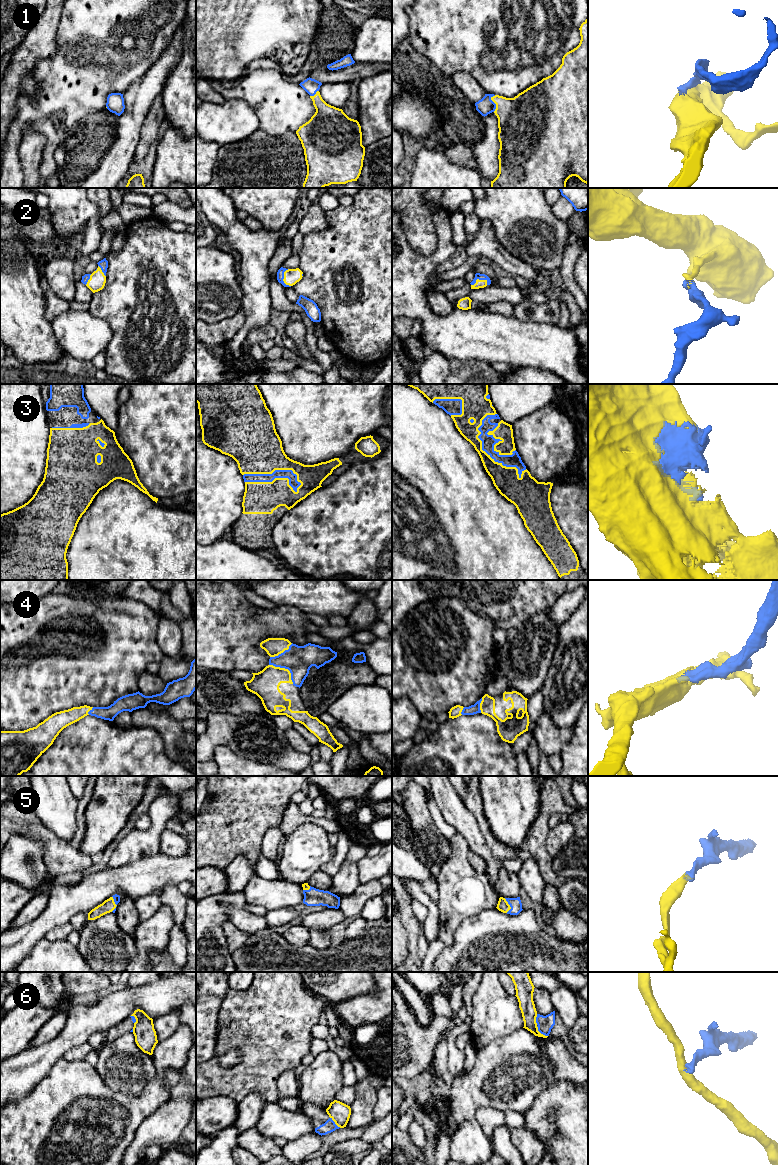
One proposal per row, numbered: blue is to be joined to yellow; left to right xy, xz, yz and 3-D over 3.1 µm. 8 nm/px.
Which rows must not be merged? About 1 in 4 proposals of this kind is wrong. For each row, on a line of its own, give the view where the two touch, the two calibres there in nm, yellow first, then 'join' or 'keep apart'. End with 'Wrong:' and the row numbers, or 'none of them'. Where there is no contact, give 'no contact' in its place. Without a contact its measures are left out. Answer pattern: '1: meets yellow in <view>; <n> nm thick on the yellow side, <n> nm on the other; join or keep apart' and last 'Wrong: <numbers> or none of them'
1: meets yellow in yz; 360 nm thick on the yellow side, 140 nm on the other; join
2: meets yellow in yz; 60 nm thick on the yellow side, 50 nm on the other; join
3: meets yellow in xz; 400 nm thick on the yellow side, 70 nm on the other; join
4: meets yellow in xz; 220 nm thick on the yellow side, 220 nm on the other; join
5: meets yellow in yz; 90 nm thick on the yellow side, 100 nm on the other; join
6: meets yellow in yz; 120 nm thick on the yellow side, 130 nm on the other; keep apart
Wrong: 6

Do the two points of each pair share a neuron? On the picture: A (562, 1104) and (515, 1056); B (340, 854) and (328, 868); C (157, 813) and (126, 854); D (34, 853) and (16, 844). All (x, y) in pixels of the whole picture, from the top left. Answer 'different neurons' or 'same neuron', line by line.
A: different neurons
B: same neuron
C: same neuron
D: same neuron

